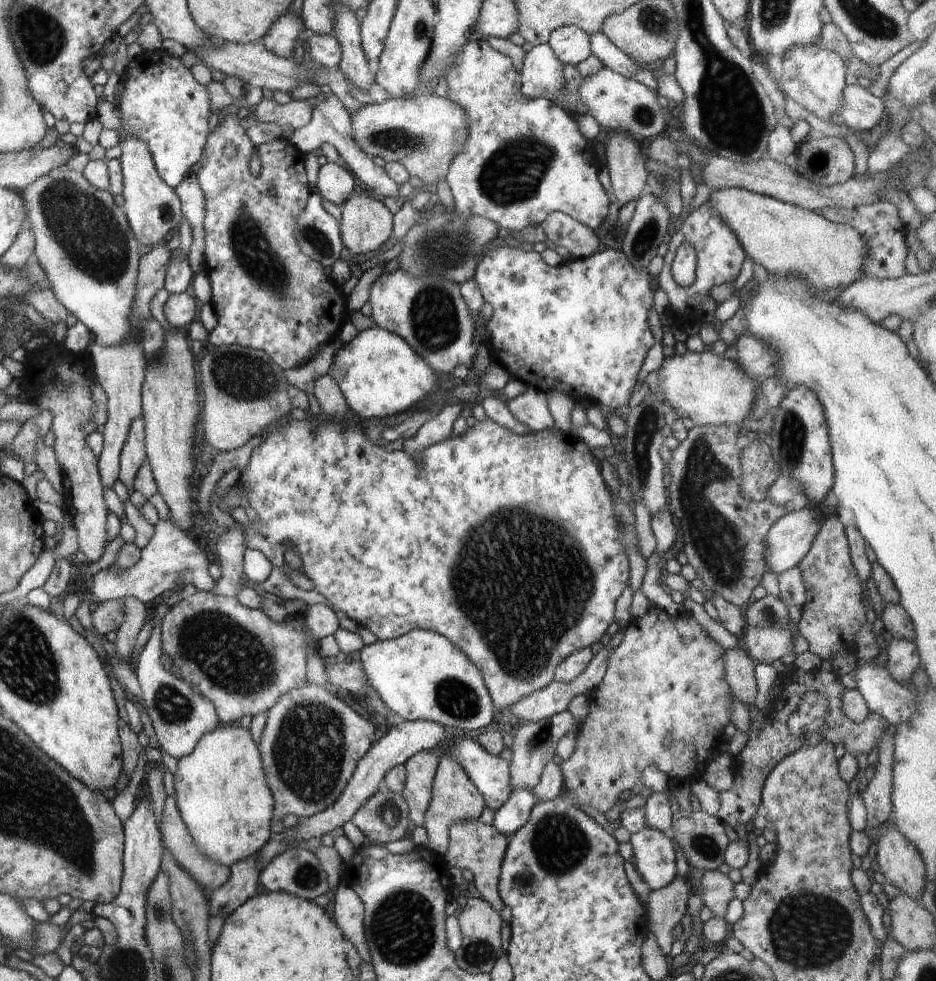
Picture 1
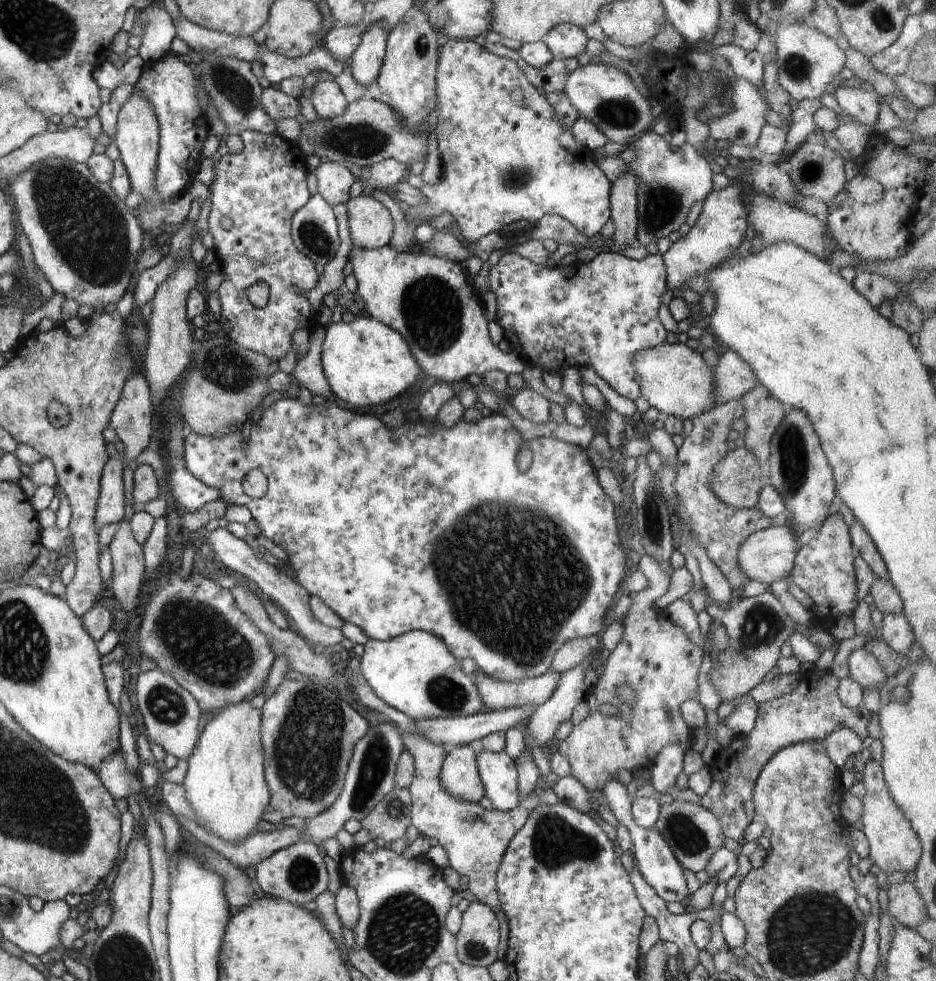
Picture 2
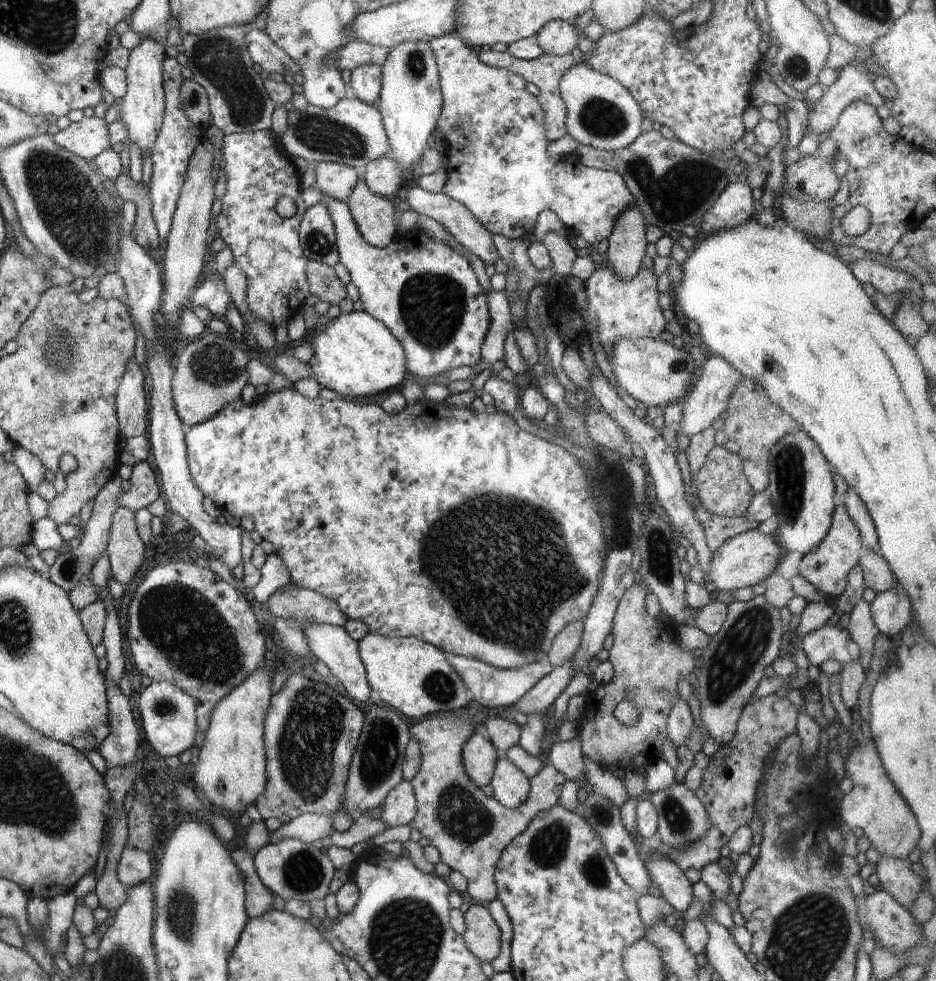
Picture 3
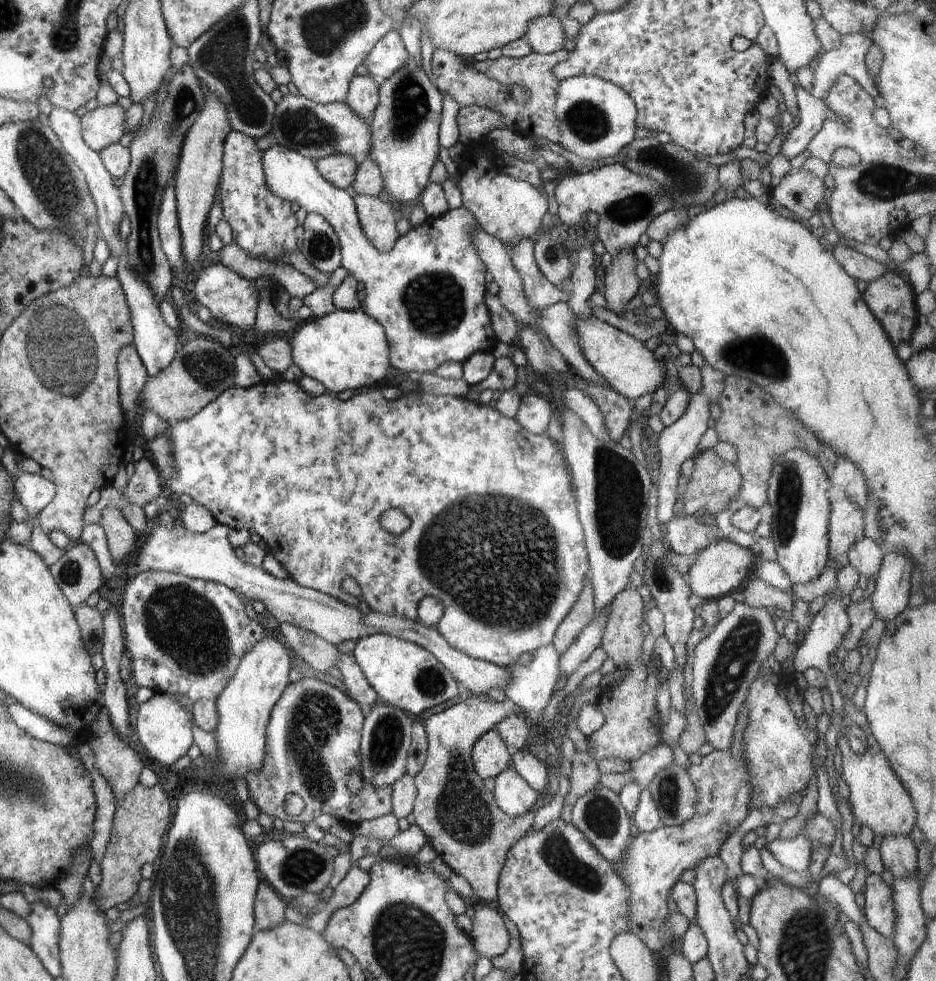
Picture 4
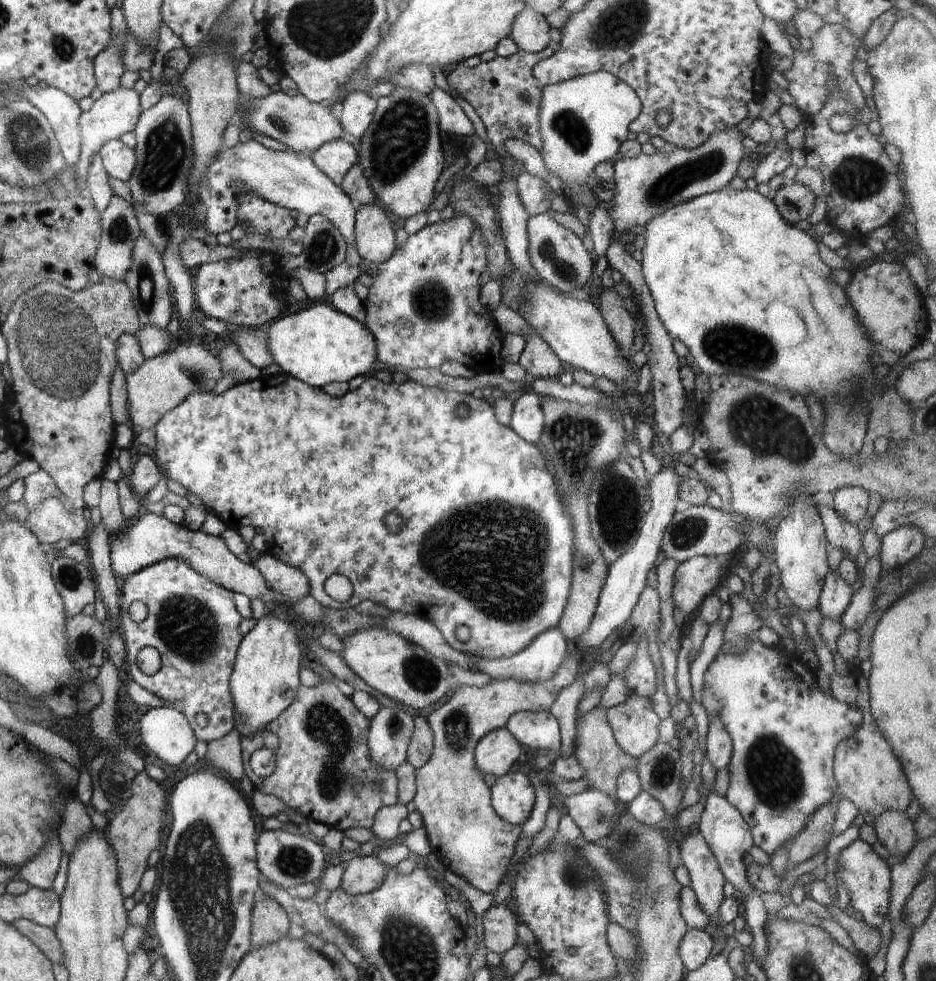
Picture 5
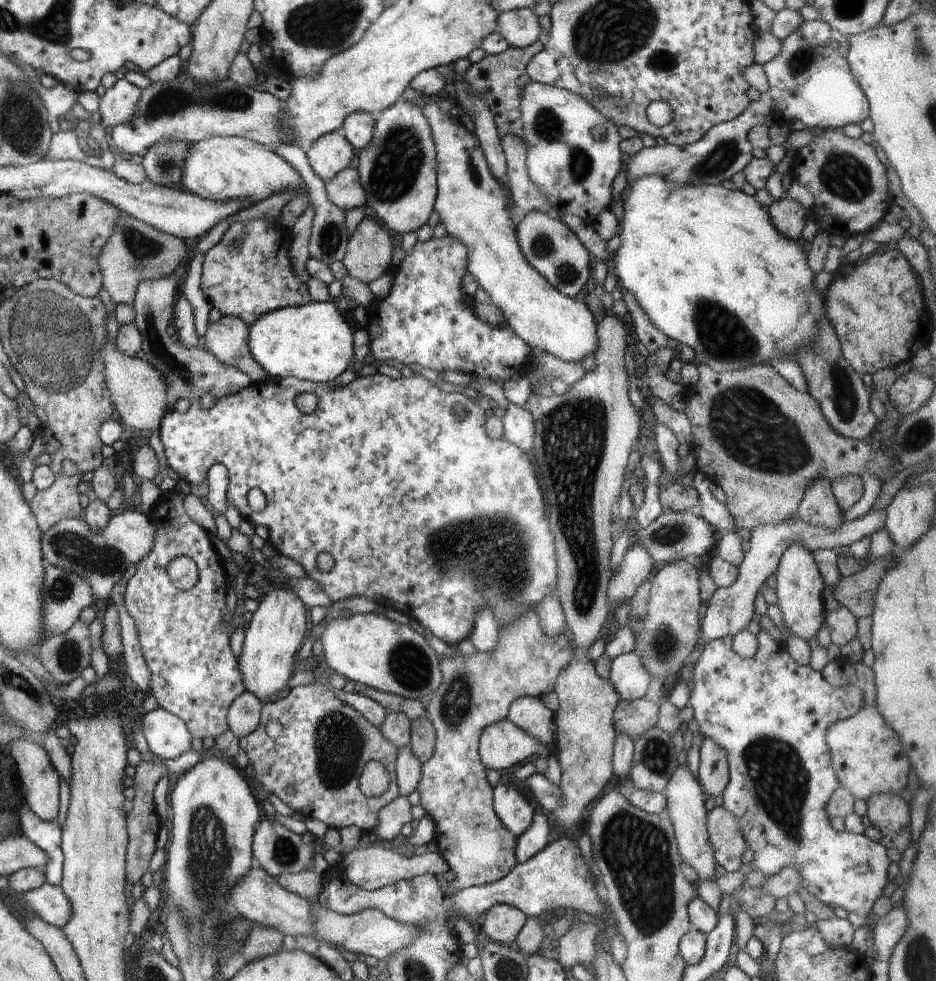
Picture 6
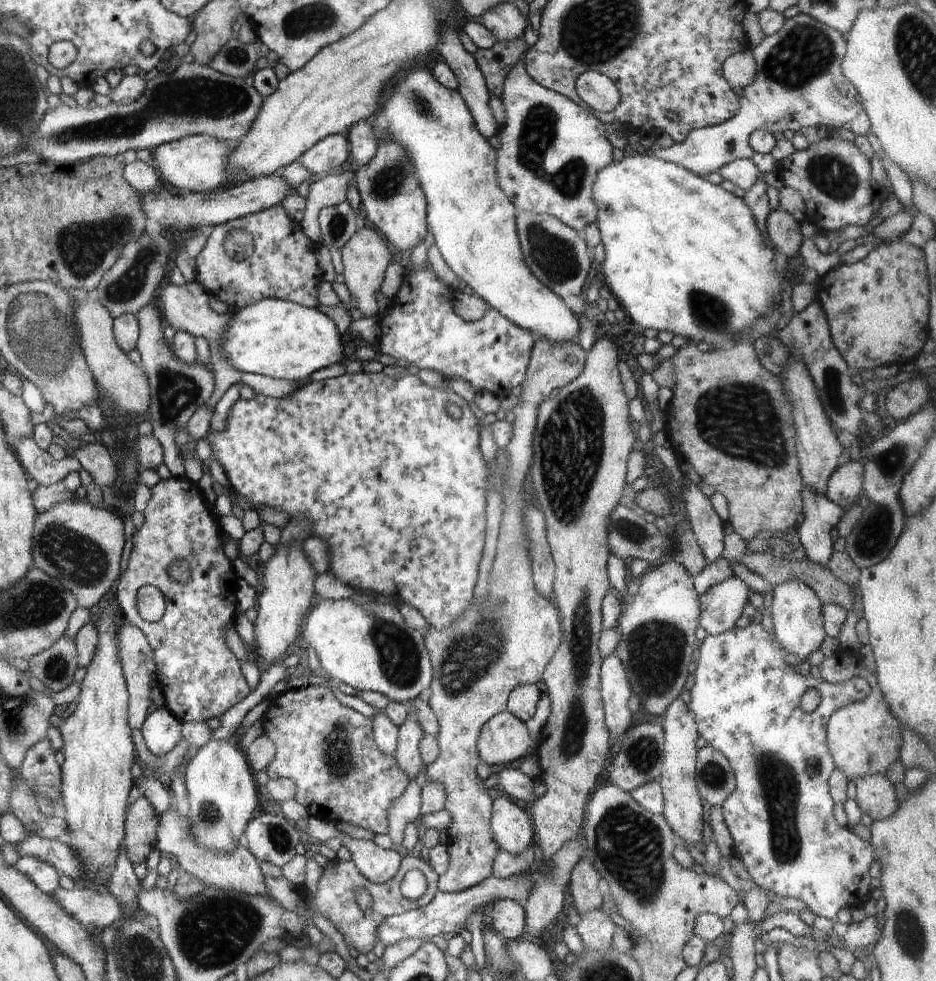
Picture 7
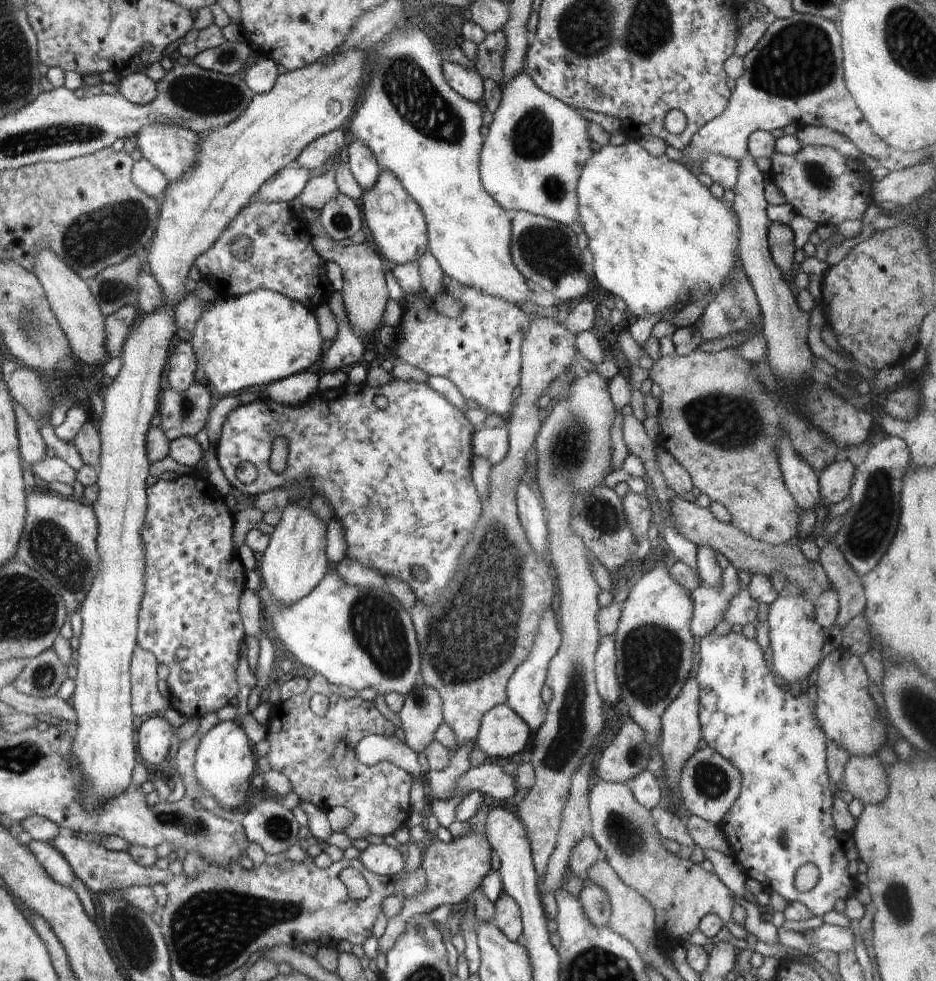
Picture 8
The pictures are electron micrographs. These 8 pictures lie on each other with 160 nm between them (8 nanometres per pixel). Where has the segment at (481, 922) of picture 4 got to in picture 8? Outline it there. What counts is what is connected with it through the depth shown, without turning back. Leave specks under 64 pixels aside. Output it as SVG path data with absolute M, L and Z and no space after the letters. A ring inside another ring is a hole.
M501 892L500 898L494 904L493 923L506 938L516 942L523 934L520 907L508 893L504 892Z

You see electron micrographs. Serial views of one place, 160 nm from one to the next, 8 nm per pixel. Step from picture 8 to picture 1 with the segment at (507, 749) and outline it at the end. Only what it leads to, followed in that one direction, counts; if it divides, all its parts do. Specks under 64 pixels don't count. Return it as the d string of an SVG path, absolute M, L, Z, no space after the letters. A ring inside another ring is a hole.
M448 755L439 757L438 768L433 778L433 787L428 810L424 813L423 827L428 835L427 846L433 853L443 857L449 847L449 828L461 821L475 821L484 812L485 800L483 794L472 784L457 761Z

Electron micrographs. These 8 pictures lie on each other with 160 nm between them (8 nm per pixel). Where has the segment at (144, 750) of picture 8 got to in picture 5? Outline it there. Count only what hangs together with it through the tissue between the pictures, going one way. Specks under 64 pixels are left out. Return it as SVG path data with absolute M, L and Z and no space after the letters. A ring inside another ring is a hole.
M168 705L150 707L139 725L142 742L170 766L182 764L197 742L186 716Z

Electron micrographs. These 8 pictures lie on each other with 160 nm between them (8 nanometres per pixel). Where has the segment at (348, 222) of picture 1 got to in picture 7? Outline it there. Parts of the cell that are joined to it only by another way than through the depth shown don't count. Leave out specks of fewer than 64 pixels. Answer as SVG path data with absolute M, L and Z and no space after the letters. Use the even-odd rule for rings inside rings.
M361 225L354 236L351 236L350 240L344 245L344 248L341 248L341 251L344 266L344 284L358 301L355 308L358 308L366 317L379 315L378 302L374 294L380 290L386 269L390 264L391 255L387 240L379 236L376 230Z

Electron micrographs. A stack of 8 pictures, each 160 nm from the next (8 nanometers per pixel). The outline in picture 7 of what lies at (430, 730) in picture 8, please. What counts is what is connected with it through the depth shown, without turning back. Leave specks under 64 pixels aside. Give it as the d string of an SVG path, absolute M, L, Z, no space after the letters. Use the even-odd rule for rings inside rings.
M410 712L406 722L399 728L395 752L398 768L406 773L409 782L414 781L416 776L420 774L420 766L423 764L419 749L423 734L422 727L418 724L415 715Z

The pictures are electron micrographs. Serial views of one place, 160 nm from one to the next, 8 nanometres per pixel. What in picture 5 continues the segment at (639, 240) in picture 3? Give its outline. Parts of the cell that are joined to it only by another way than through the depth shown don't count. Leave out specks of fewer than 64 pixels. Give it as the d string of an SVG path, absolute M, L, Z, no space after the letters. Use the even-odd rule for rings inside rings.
M604 288L600 296L600 307L598 309L622 354L630 358L634 354L632 352L632 342L634 342L636 318L624 307L622 299L623 297L616 289Z

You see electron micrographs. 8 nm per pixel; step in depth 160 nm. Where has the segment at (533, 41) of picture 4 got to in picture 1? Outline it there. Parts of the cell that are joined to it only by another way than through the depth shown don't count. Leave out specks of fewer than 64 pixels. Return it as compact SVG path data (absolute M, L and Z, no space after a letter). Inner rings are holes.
M574 25L553 30L547 43L564 65L577 65L592 54L589 34Z

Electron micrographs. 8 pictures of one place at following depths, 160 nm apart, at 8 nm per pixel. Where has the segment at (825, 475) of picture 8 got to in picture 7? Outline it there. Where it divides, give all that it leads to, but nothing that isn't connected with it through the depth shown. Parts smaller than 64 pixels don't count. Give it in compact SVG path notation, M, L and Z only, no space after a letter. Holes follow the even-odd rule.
M850 461L839 466L828 479L825 496L845 511L857 504L857 498L863 494L863 466L858 461Z

